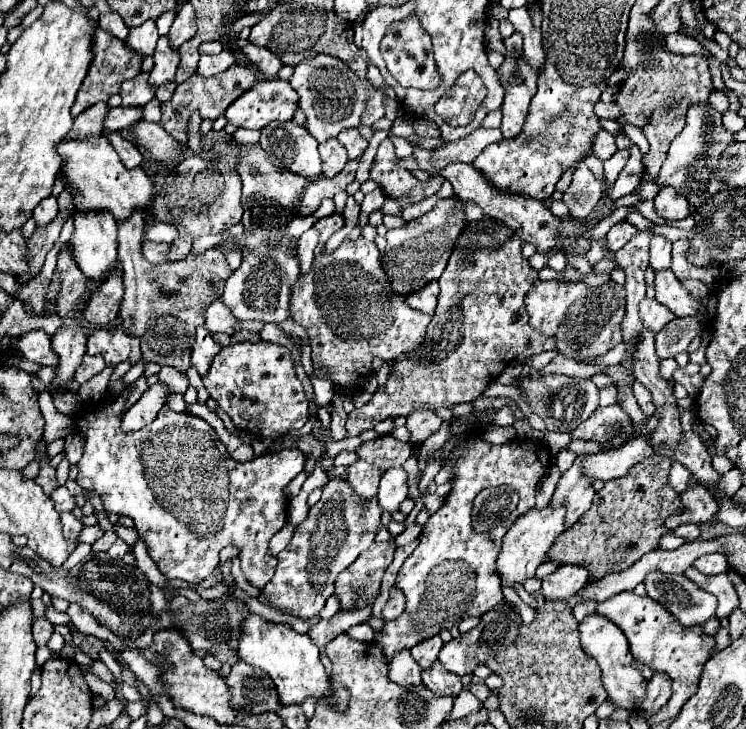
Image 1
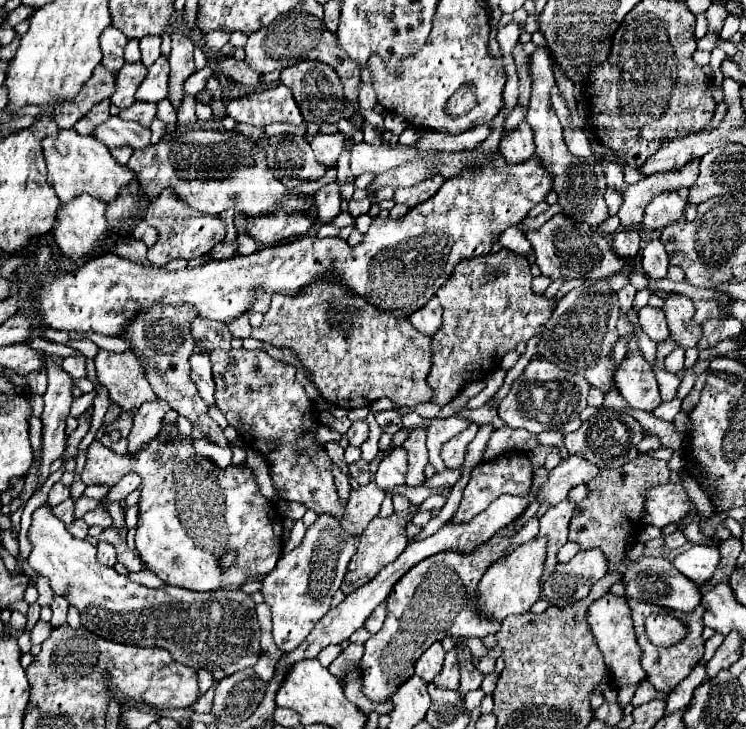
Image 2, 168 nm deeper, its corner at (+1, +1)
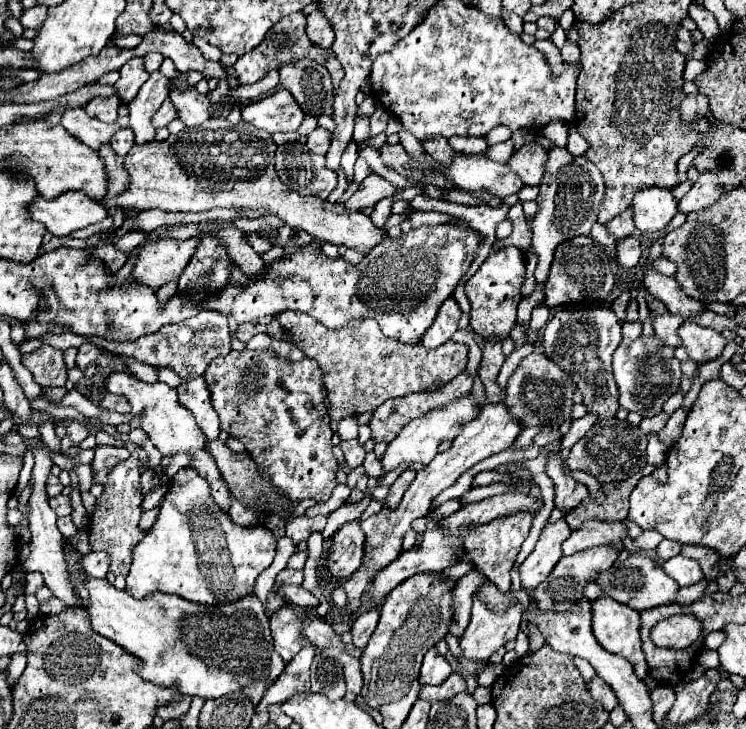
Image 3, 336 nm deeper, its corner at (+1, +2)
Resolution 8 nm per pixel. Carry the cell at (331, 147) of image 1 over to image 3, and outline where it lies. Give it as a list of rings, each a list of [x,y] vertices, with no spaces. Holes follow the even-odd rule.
[[[317,127],[309,137],[307,137],[307,147],[309,151],[317,153],[317,155],[325,155],[331,143],[331,133],[323,127]]]

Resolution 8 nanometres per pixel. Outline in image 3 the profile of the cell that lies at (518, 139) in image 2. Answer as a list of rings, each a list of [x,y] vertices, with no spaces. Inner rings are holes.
[[[525,143],[513,155],[509,157],[507,165],[511,167],[513,173],[519,175],[525,185],[539,185],[541,175],[543,175],[543,165],[545,165],[545,149],[539,143]]]

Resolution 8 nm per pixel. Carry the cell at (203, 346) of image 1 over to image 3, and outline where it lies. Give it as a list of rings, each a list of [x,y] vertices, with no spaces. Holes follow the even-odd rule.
[[[203,375],[197,379],[183,379],[181,385],[177,387],[177,391],[179,391],[181,403],[185,407],[189,407],[189,411],[193,411],[197,425],[201,427],[205,437],[207,439],[219,437],[219,417],[211,405],[209,387],[207,387]]]

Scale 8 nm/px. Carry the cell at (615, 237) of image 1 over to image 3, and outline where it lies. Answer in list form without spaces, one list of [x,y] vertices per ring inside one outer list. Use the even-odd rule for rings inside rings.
[[[629,235],[617,243],[617,261],[621,267],[627,267],[627,269],[635,267],[639,263],[639,257],[641,257],[639,237]]]

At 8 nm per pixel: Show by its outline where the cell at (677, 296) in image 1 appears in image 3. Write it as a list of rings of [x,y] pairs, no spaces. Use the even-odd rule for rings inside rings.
[[[683,321],[683,325],[677,329],[677,335],[681,337],[683,347],[695,363],[719,357],[727,345],[727,339],[721,333],[701,327],[693,321]]]

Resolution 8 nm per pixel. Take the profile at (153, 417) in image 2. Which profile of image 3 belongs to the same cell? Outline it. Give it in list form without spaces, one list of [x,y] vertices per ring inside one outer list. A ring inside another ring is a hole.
[[[137,451],[129,455],[129,459],[121,461],[113,471],[109,473],[109,481],[103,485],[103,495],[97,499],[97,507],[89,521],[89,541],[93,551],[109,551],[111,555],[111,567],[109,571],[115,575],[127,575],[131,567],[131,551],[139,539],[143,539],[145,533],[139,531],[137,523],[141,517],[141,485],[139,485],[139,457]]]

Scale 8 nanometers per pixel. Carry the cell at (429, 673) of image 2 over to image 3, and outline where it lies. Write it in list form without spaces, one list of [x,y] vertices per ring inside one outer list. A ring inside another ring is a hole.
[[[433,647],[433,649],[429,649],[425,653],[425,659],[423,659],[423,665],[421,665],[419,683],[421,685],[437,685],[437,683],[443,683],[451,673],[453,673],[453,669],[447,663],[447,659],[441,657],[437,653],[437,649]]]

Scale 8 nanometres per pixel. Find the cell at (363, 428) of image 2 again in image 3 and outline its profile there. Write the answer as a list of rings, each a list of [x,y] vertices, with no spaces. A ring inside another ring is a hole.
[[[349,439],[349,441],[341,441],[339,443],[341,450],[345,453],[345,461],[351,469],[359,467],[365,459],[365,449],[363,449],[363,443],[359,439]]]

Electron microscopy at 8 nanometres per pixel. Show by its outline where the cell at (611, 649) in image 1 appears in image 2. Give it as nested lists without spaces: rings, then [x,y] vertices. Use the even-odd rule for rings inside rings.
[[[607,592],[603,598],[595,600],[587,612],[587,622],[593,630],[593,636],[597,640],[597,646],[601,648],[601,654],[605,658],[607,668],[613,672],[613,678],[617,686],[627,686],[627,684],[637,684],[645,680],[645,670],[641,668],[641,648],[635,640],[635,630],[633,630],[633,620],[631,612],[627,606],[627,598],[623,596],[613,596]]]

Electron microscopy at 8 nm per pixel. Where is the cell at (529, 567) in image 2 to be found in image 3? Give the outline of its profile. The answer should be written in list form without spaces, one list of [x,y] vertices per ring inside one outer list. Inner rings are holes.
[[[475,593],[473,595],[473,613],[471,613],[471,621],[461,637],[461,651],[463,651],[463,661],[461,667],[471,673],[471,675],[477,675],[479,669],[483,669],[487,663],[489,663],[489,657],[491,653],[495,653],[499,647],[503,647],[509,639],[515,639],[517,637],[517,631],[519,631],[519,623],[521,623],[521,617],[523,617],[523,603],[511,603],[503,613],[495,613],[491,611],[483,601],[481,597]]]

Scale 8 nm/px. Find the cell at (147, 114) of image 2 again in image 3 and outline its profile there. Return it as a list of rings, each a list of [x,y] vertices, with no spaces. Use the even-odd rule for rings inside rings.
[[[165,99],[165,103],[161,105],[161,109],[153,115],[151,123],[153,123],[155,129],[159,129],[159,127],[167,127],[167,123],[169,123],[171,119],[175,119],[175,111],[173,111],[173,105],[169,103],[169,99]]]

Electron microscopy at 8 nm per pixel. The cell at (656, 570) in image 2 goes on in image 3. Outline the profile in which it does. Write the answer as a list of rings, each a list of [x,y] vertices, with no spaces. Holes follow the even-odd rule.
[[[633,553],[623,563],[613,565],[609,571],[601,573],[597,583],[603,587],[605,595],[609,595],[615,601],[621,601],[621,603],[625,603],[625,605],[629,605],[637,611],[651,609],[651,607],[657,607],[657,605],[675,603],[677,593],[679,593],[679,585],[673,579],[669,579],[669,575],[665,575],[663,567],[657,565],[645,553]]]

